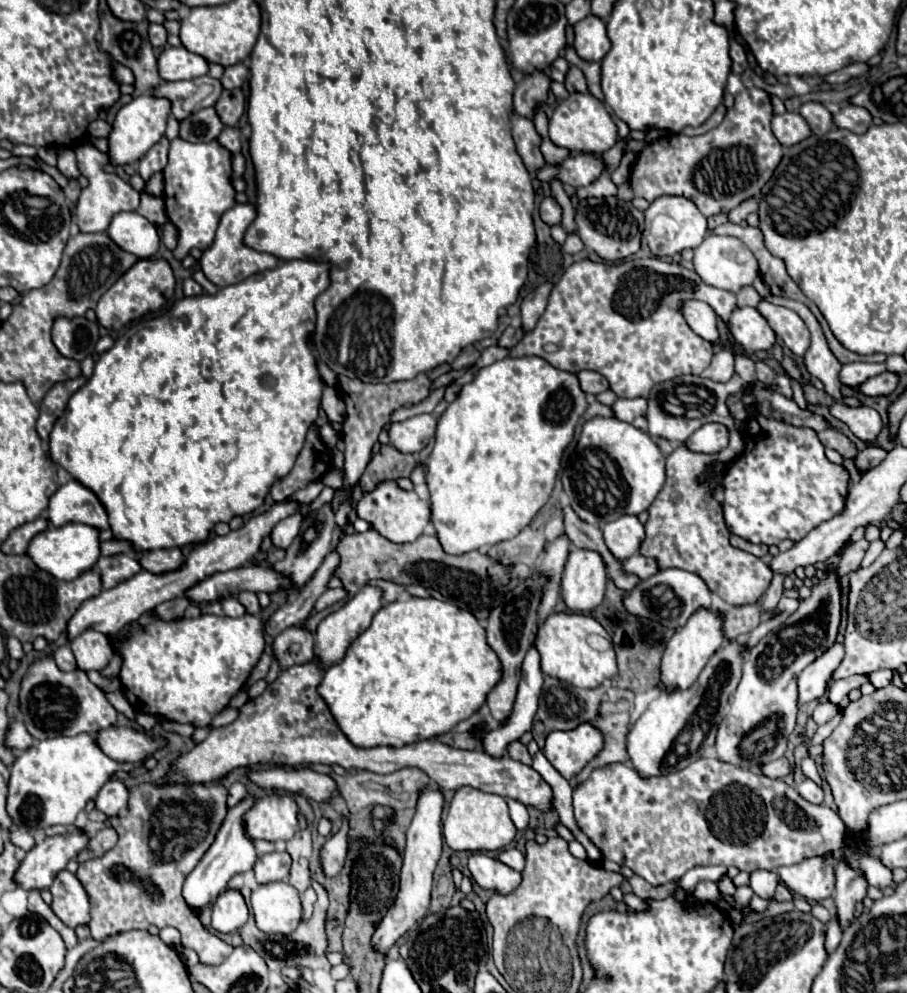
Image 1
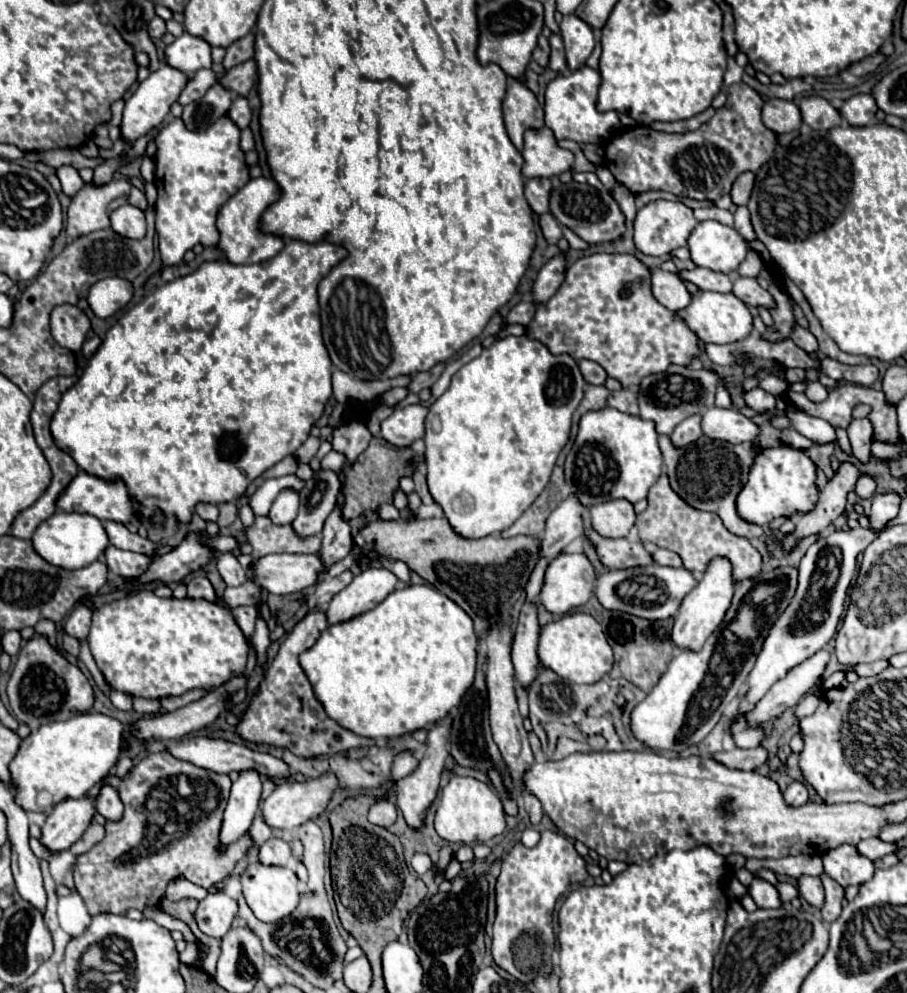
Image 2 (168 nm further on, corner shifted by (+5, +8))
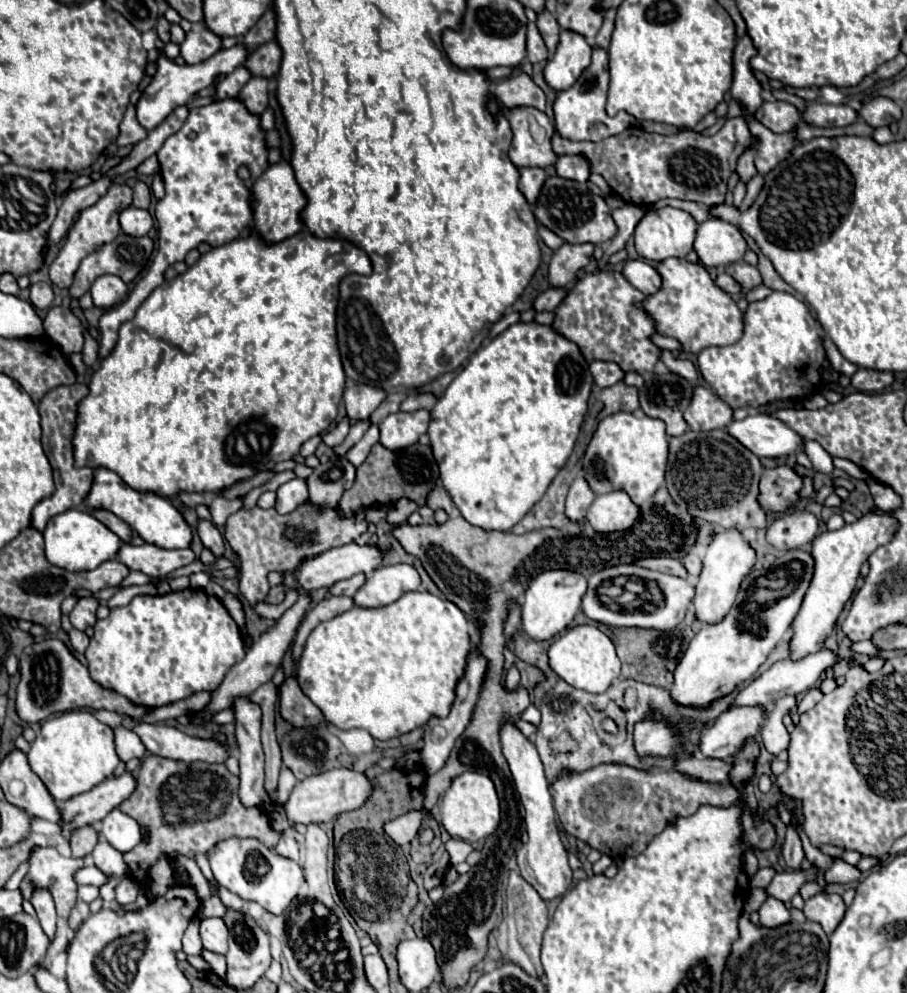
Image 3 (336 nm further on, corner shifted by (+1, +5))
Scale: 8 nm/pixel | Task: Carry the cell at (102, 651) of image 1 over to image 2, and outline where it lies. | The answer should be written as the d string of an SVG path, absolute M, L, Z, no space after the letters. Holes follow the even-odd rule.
M75 606L69 618L65 620L65 632L79 640L87 638L91 628L91 610L87 606Z

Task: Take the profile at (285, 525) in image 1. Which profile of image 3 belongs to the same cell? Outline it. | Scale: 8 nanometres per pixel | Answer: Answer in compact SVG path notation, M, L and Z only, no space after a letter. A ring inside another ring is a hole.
M293 479L277 489L277 513L291 513L297 509L297 505L303 505L307 501L307 485L305 479Z

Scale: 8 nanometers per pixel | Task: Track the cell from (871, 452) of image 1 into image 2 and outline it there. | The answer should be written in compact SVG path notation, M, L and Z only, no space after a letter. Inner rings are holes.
M841 464L835 478L827 482L827 486L819 492L815 508L795 518L795 532L783 538L783 548L791 550L795 546L795 538L805 538L809 534L823 532L837 516L841 516L847 504L847 494L855 488L857 478L859 470L853 464Z

